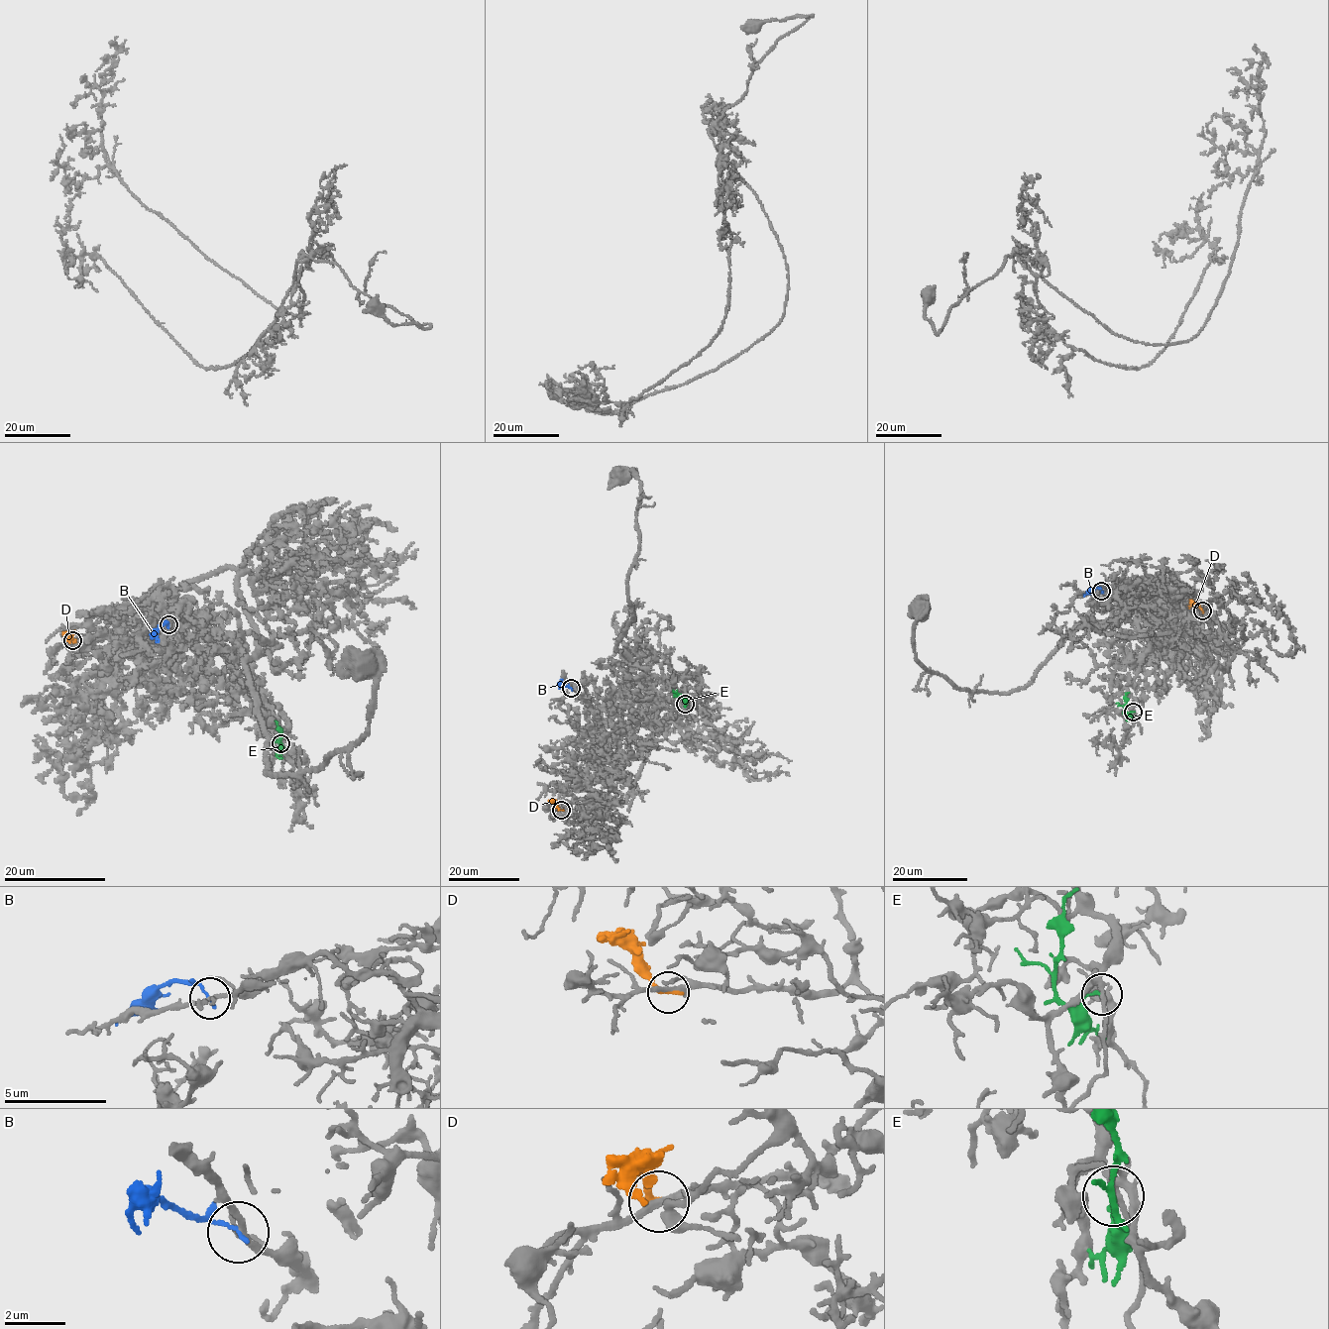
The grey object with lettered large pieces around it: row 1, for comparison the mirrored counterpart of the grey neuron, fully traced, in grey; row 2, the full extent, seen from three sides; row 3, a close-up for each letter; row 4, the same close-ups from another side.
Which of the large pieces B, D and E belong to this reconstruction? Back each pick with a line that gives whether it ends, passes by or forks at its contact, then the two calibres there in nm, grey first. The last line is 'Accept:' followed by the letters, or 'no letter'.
Accept: no letter

